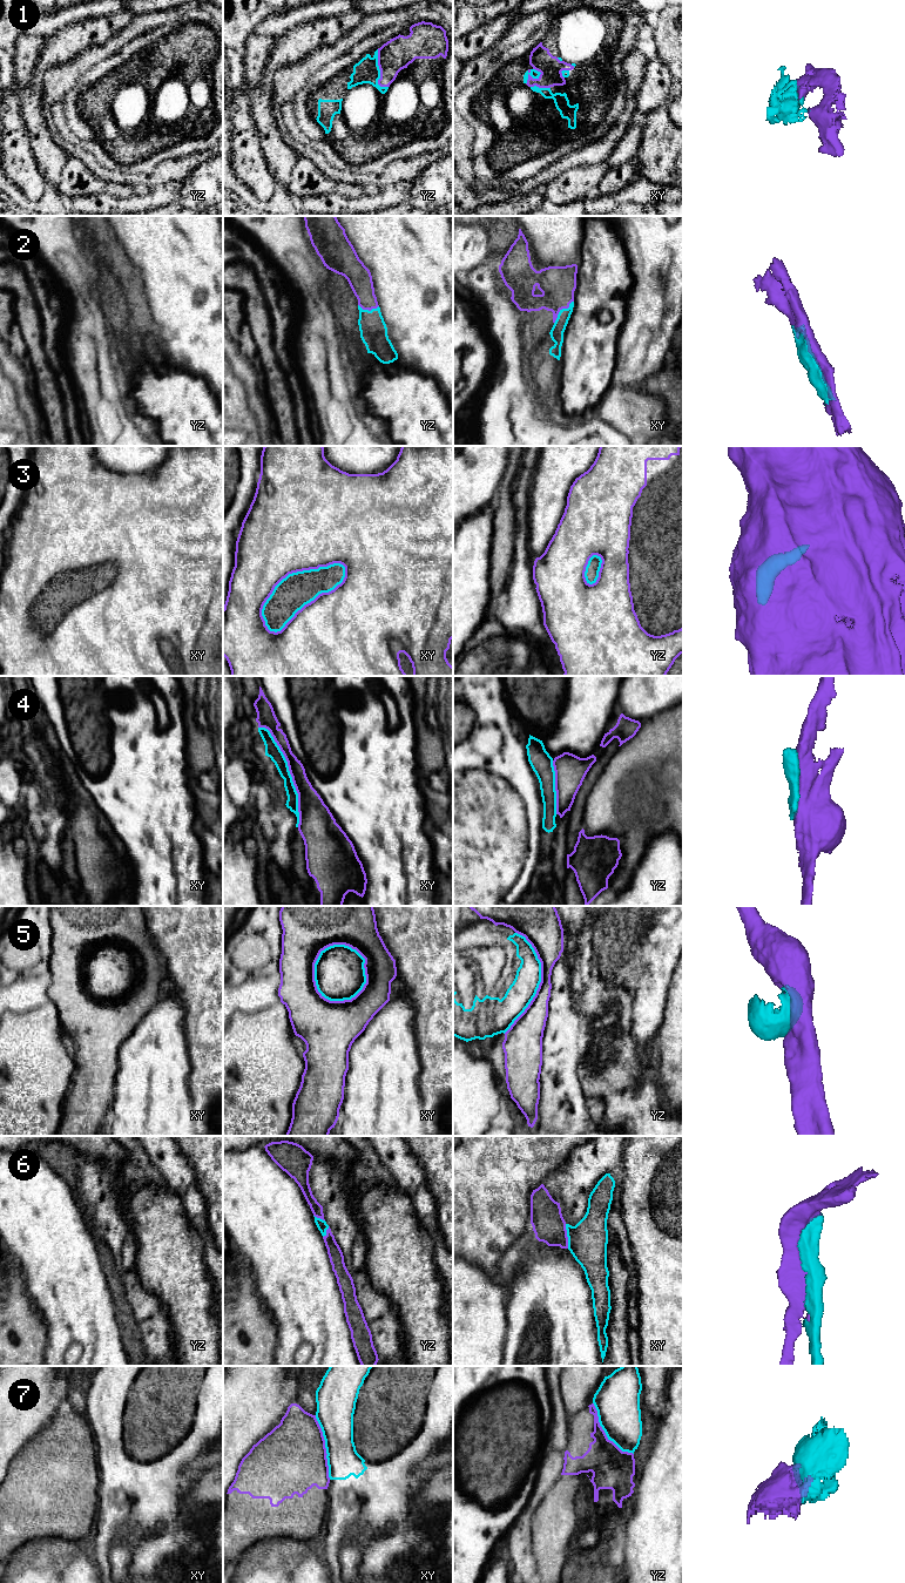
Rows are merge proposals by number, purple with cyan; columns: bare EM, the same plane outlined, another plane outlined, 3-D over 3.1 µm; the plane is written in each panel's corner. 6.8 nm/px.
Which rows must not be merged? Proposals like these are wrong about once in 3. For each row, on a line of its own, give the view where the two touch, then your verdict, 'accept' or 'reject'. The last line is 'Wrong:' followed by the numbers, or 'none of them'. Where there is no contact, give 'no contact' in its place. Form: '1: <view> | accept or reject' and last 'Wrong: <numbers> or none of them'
1: yz | accept
2: xy | accept
3: xy | accept
4: xy | reject
5: xy | reject
6: xy | accept
7: xy | reject
Wrong: 4, 5, 7

